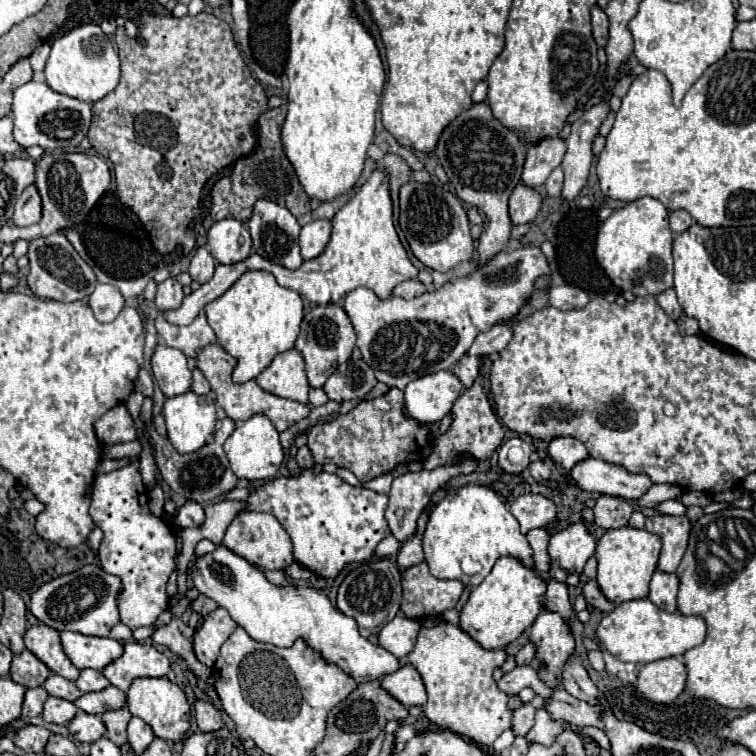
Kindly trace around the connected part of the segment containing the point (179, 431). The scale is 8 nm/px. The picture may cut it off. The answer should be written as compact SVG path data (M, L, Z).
M188 391L184 395L166 399L162 415L166 419L166 427L168 427L168 439L172 441L174 449L178 453L192 453L198 451L200 447L204 447L204 443L208 441L208 437L214 433L216 429L216 407L214 407L214 399L212 395L200 397L194 391Z

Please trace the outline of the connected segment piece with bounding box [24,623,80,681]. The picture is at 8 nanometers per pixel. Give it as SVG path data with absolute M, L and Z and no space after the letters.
M42 623L32 625L24 635L24 643L50 671L58 673L60 677L68 681L78 679L80 671L72 665L72 661L64 653L62 643L60 643L60 633L56 629Z

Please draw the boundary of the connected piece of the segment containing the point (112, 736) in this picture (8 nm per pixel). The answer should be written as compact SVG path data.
M128 707L118 709L118 711L106 711L106 713L102 715L102 721L104 721L106 729L108 729L108 735L106 735L106 737L108 737L112 743L116 743L118 747L128 741L128 737L126 737L128 719L132 719Z

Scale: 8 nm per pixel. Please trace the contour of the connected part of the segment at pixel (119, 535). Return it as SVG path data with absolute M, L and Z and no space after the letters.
M138 461L94 479L90 517L94 525L104 531L98 553L100 563L104 571L122 581L120 595L116 597L120 621L130 629L154 627L158 615L168 609L166 587L176 569L176 539L174 529L148 509L148 495L140 477Z

